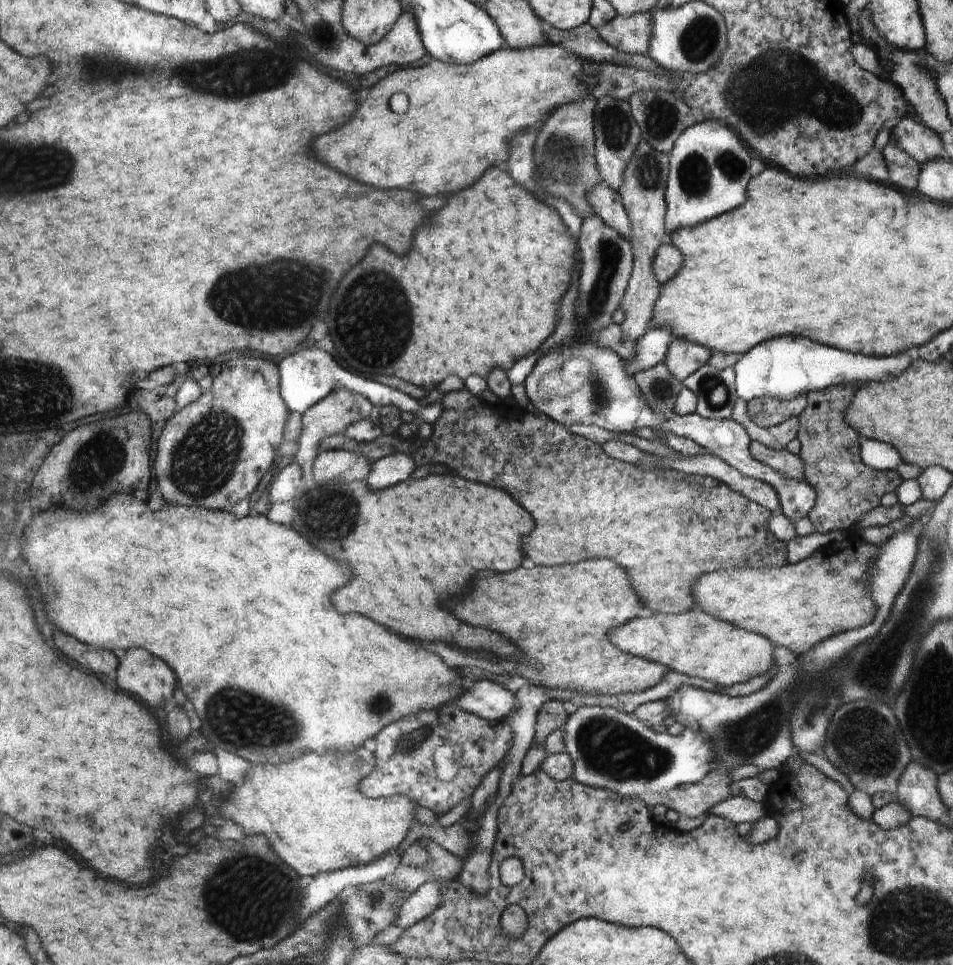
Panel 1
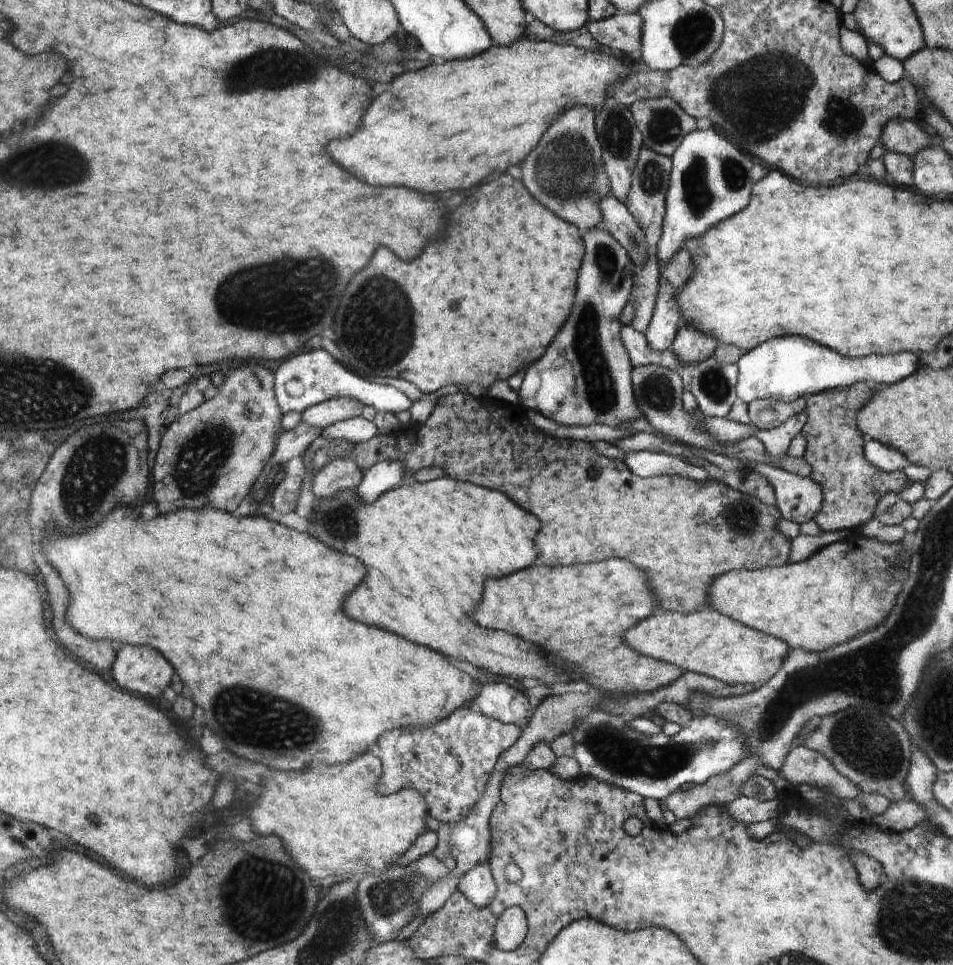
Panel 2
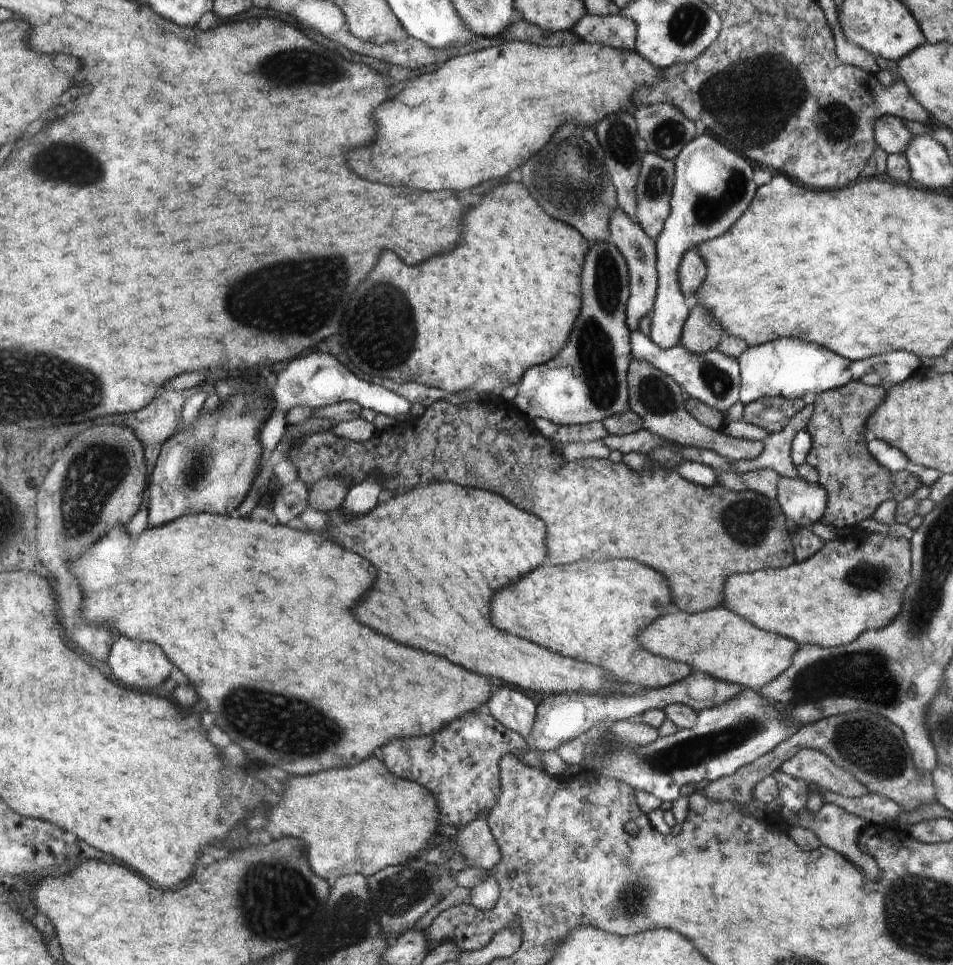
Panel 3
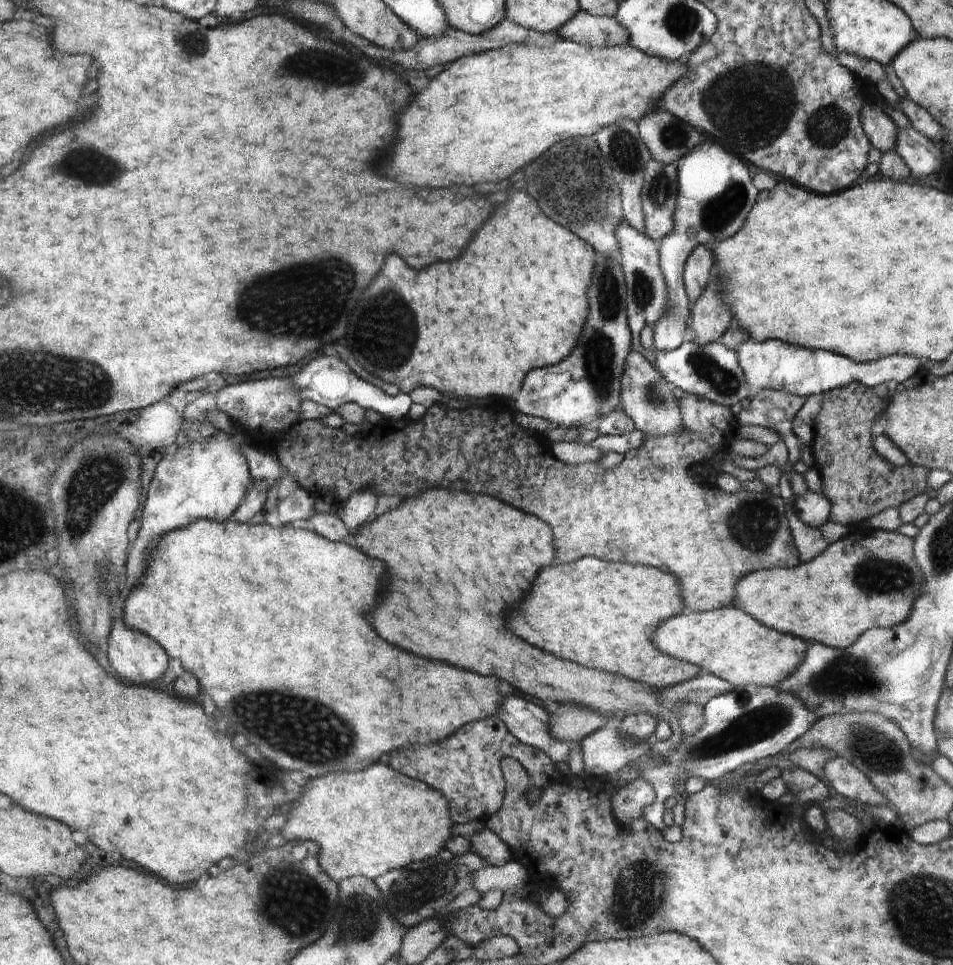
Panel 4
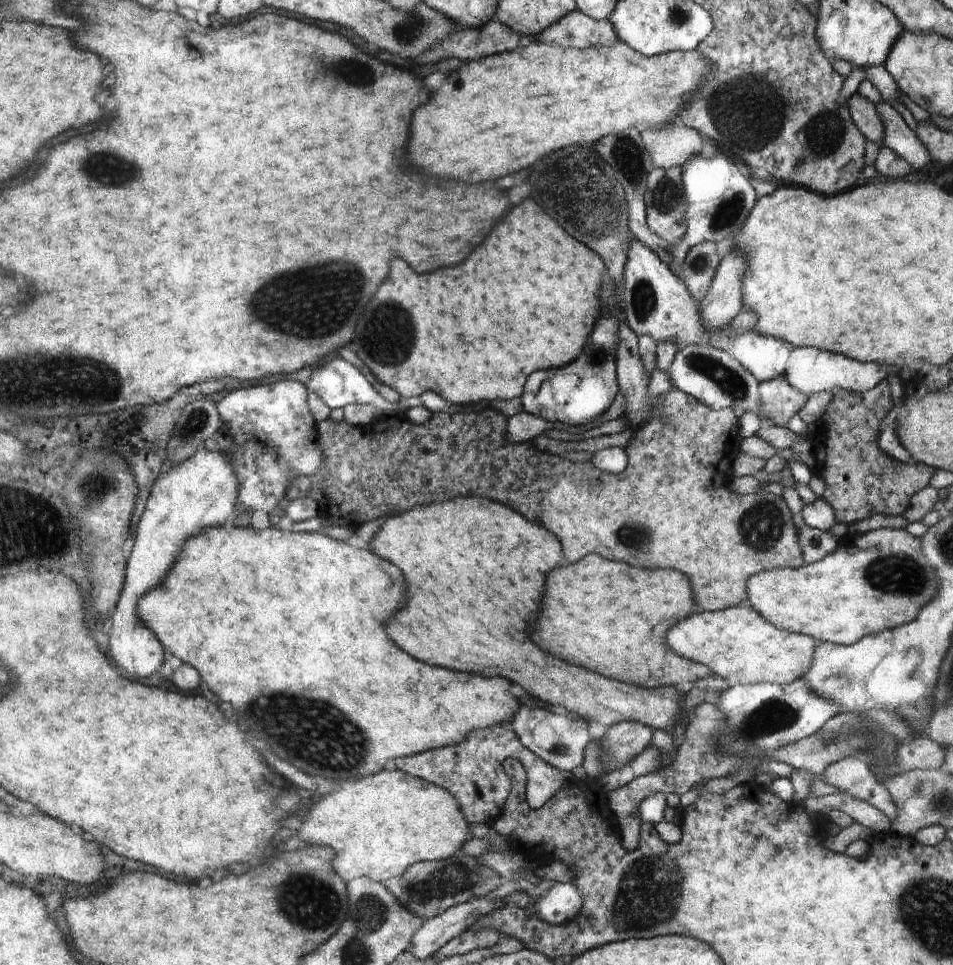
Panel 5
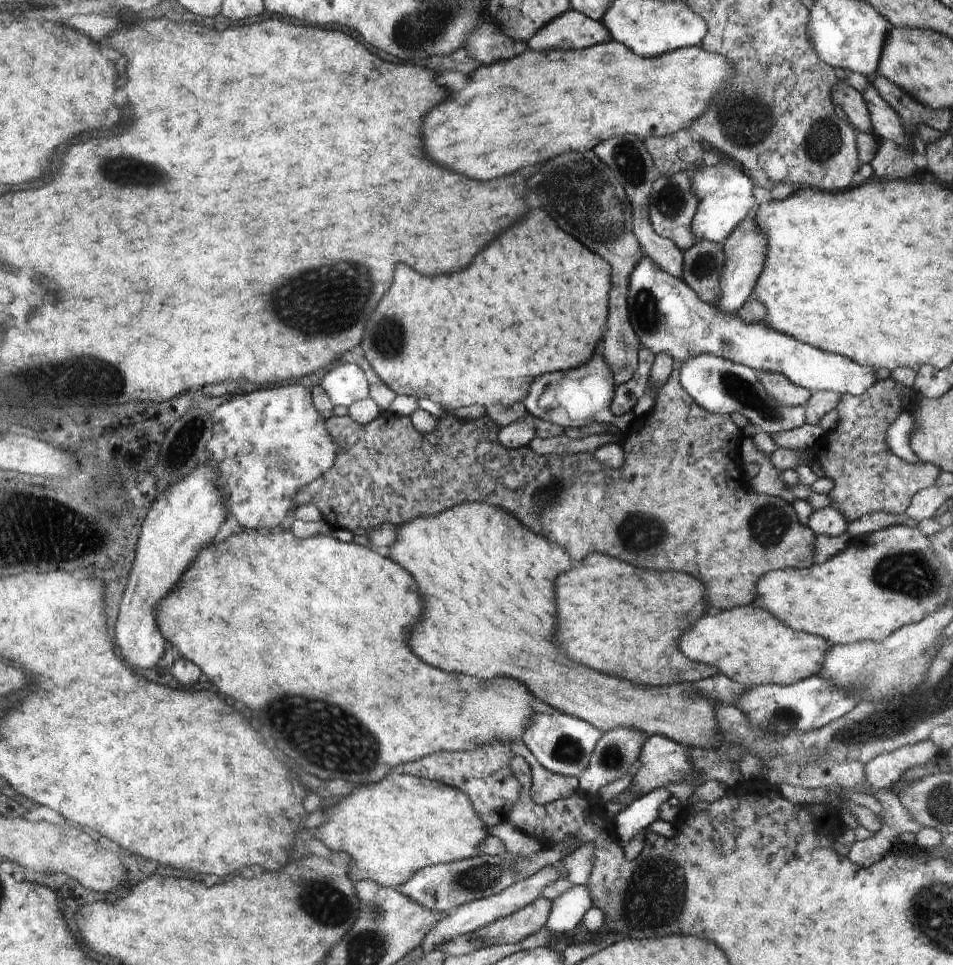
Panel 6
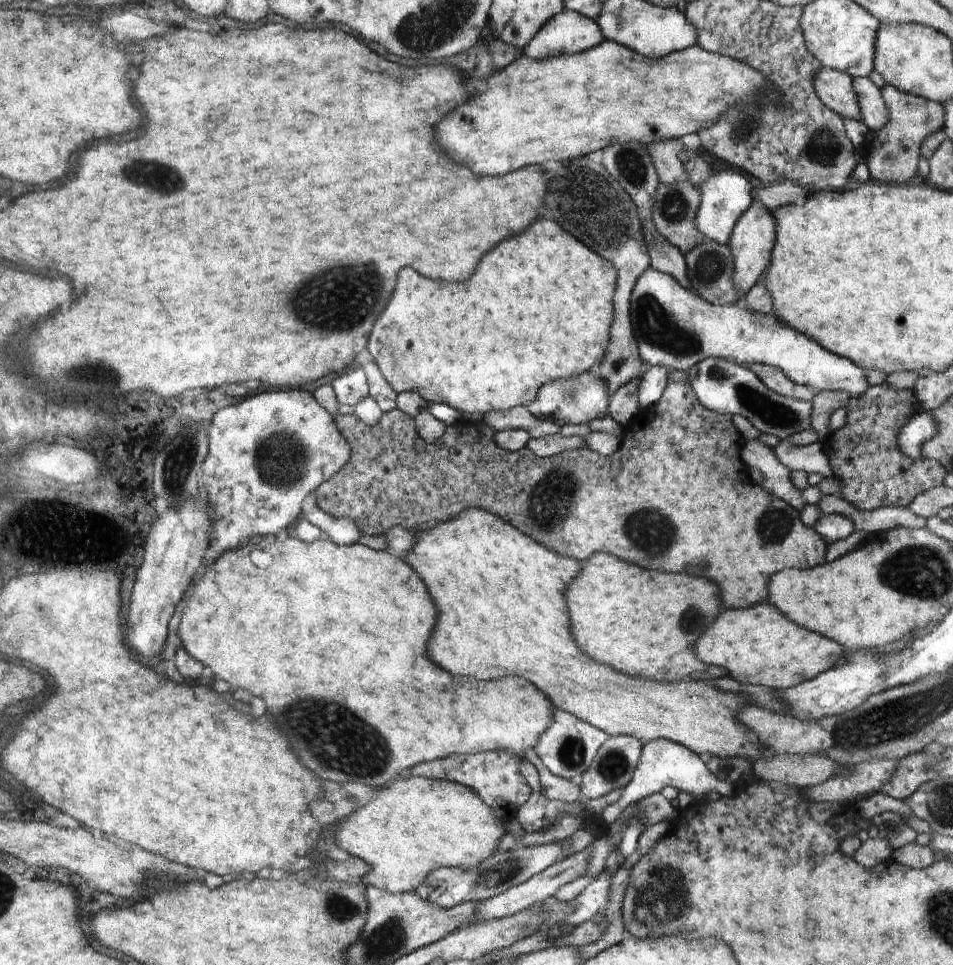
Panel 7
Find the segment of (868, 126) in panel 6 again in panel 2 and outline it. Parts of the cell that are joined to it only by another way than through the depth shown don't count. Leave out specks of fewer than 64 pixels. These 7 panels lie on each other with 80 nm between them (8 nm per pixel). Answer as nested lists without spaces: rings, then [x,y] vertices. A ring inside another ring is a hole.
[[[890,119],[889,123],[886,123],[886,132],[882,131],[881,141],[889,151],[912,158],[921,148],[934,143],[924,128],[918,127],[916,122],[908,119]]]

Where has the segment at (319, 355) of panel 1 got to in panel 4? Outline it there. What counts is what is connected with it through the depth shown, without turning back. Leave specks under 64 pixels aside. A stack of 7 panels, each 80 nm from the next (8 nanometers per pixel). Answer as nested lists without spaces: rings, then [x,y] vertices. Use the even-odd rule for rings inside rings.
[[[316,356],[301,372],[288,378],[299,390],[301,400],[308,399],[324,405],[330,411],[336,411],[343,404],[356,403],[363,409],[376,410],[384,418],[401,419],[409,414],[413,400],[406,393],[390,396],[386,391],[360,378],[341,358],[336,356]]]

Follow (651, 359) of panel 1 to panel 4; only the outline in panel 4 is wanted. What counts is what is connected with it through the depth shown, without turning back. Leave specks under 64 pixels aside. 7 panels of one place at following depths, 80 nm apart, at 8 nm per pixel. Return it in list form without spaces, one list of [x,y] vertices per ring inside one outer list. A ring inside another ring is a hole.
[[[708,137],[677,160],[676,165],[679,194],[674,214],[675,231],[657,242],[661,268],[669,286],[669,306],[663,318],[653,326],[653,346],[665,353],[676,350],[688,338],[692,305],[685,291],[684,272],[689,256],[702,244],[716,244],[736,235],[761,194],[754,184],[750,164],[746,164],[741,156],[722,148],[721,142]]]

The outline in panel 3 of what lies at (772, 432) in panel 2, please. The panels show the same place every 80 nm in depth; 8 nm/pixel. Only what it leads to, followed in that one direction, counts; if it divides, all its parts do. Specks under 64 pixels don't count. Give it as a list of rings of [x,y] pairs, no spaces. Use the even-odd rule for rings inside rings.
[[[808,402],[800,412],[789,420],[788,426],[780,432],[770,433],[763,442],[760,456],[750,460],[733,461],[734,472],[748,473],[758,469],[775,470],[780,477],[798,479],[797,468],[792,464],[791,444],[797,432],[807,428],[813,415],[814,405]]]

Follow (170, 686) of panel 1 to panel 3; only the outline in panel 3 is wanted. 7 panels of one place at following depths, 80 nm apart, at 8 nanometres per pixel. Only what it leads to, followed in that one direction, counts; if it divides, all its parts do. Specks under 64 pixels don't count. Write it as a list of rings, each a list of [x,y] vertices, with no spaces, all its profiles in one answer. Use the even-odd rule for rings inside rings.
[[[118,636],[116,644],[113,644],[108,660],[114,674],[128,686],[140,688],[140,690],[156,690],[162,682],[166,682],[172,676],[172,670],[176,668],[174,662],[168,658],[165,649],[159,644],[148,644],[145,640]]]

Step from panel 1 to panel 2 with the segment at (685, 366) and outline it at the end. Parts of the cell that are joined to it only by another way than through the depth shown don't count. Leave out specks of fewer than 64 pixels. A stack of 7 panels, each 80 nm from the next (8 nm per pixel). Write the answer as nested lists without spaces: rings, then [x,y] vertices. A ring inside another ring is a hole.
[[[686,323],[682,324],[670,349],[683,363],[692,364],[712,357],[718,346],[719,340],[715,336]]]

